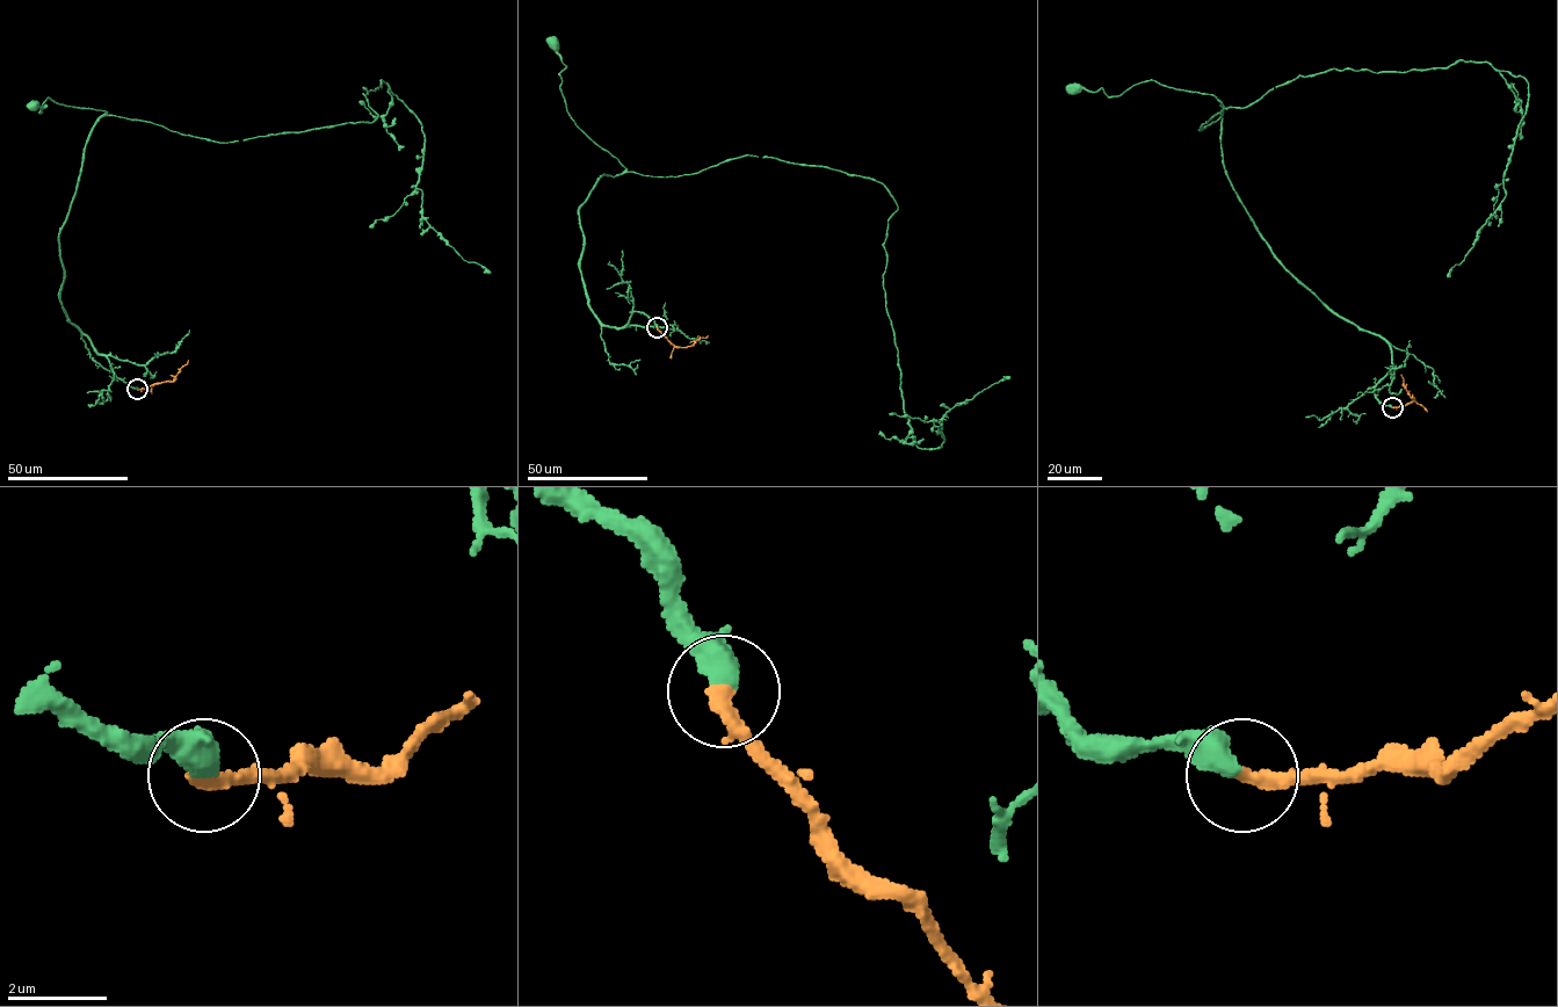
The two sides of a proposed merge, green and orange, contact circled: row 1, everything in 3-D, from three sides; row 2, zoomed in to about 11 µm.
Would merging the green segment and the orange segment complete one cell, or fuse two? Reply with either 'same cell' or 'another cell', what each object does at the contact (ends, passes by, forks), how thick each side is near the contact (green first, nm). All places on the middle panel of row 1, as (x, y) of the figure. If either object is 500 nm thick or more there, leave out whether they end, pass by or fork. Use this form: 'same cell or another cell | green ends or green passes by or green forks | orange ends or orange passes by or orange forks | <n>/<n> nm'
same cell | 550/340 nm

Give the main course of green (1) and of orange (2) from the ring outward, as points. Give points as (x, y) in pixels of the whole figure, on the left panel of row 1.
1: (137, 389), (60, 301), (58, 233), (89, 131), (107, 113), (48, 98), (42, 113), (31, 104)
2: (137, 389), (173, 381), (188, 360)

